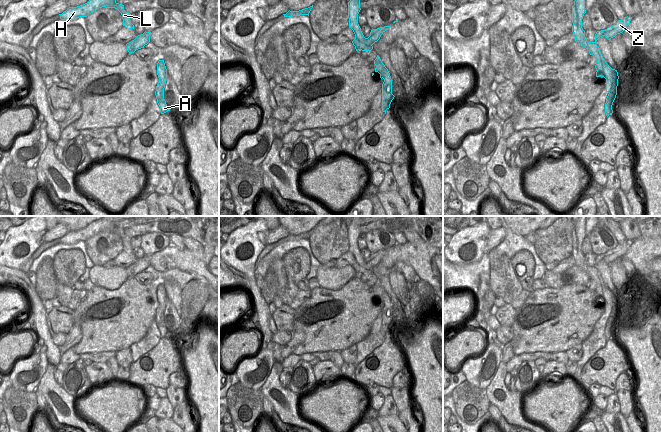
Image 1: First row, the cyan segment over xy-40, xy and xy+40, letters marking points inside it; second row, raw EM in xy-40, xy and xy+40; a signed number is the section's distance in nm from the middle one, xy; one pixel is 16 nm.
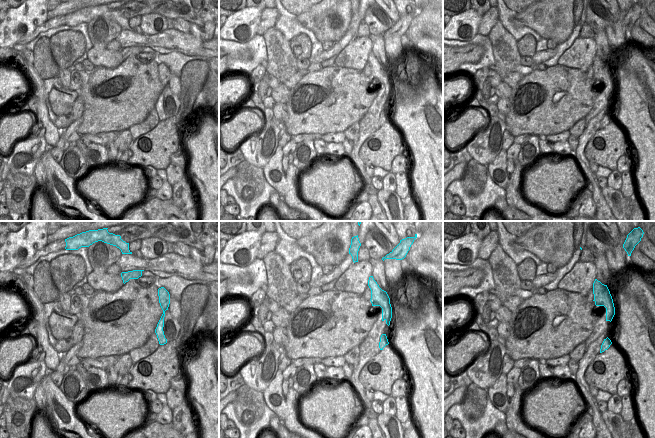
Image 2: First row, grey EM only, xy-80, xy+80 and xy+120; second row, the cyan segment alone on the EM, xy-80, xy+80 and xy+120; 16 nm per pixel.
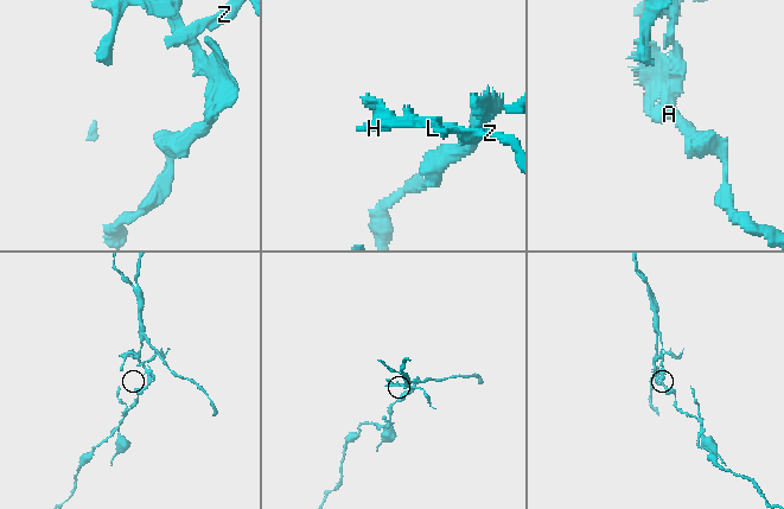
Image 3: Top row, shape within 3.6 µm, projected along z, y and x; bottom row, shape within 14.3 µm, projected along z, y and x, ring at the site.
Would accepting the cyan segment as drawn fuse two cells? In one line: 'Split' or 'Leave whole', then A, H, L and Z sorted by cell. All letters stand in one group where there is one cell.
Split. Groups: A H L / Z

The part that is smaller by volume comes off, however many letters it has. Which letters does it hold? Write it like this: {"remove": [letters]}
{"remove": ["Z"]}

